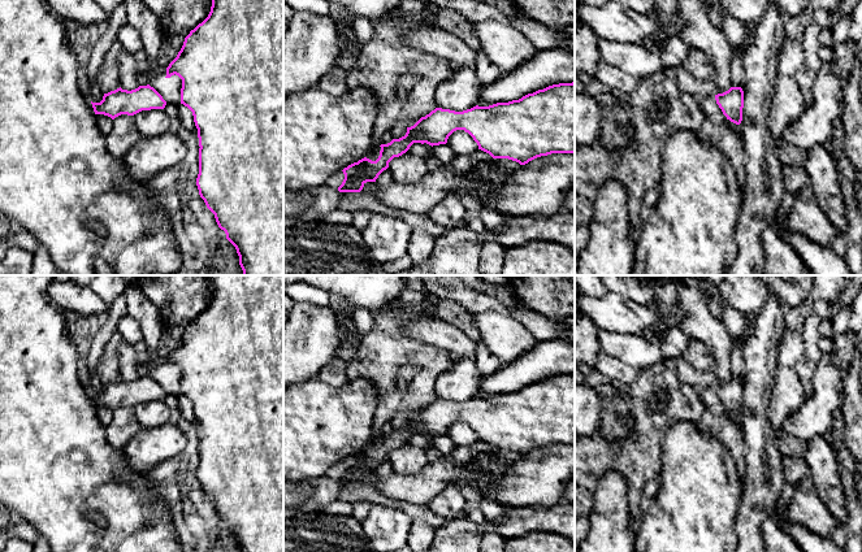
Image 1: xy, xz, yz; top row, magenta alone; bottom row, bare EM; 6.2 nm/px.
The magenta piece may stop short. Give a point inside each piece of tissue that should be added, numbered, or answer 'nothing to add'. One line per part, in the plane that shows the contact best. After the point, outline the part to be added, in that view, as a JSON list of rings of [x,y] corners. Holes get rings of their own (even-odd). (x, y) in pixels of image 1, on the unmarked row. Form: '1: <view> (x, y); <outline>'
nothing to add

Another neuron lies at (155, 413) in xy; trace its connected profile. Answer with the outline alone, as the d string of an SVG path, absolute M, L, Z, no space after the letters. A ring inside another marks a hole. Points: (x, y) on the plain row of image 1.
M164 400L142 401L134 405L133 410L144 429L161 427L176 418L176 414Z

